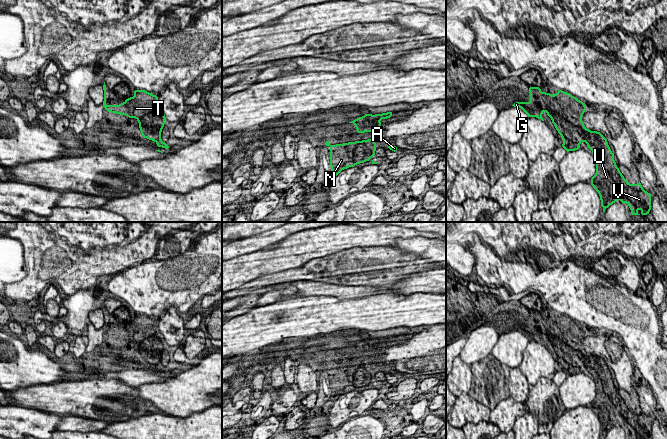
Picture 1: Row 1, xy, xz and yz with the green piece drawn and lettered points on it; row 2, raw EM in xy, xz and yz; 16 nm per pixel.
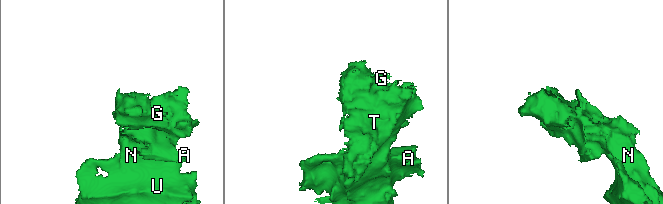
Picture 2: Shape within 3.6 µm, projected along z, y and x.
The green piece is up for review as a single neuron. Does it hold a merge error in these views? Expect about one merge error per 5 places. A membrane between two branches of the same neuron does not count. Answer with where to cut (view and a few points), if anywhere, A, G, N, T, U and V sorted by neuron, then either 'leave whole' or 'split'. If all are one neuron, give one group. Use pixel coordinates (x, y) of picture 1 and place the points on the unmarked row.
no cut | A G N T U V | leave whole

